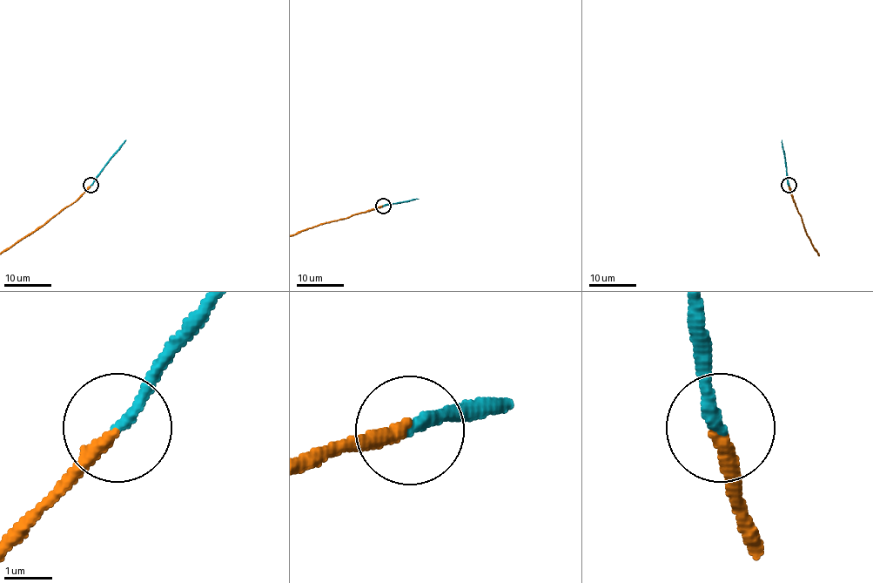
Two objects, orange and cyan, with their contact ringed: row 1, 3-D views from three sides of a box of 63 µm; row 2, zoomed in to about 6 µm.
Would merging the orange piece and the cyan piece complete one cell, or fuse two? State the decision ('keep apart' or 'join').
join

